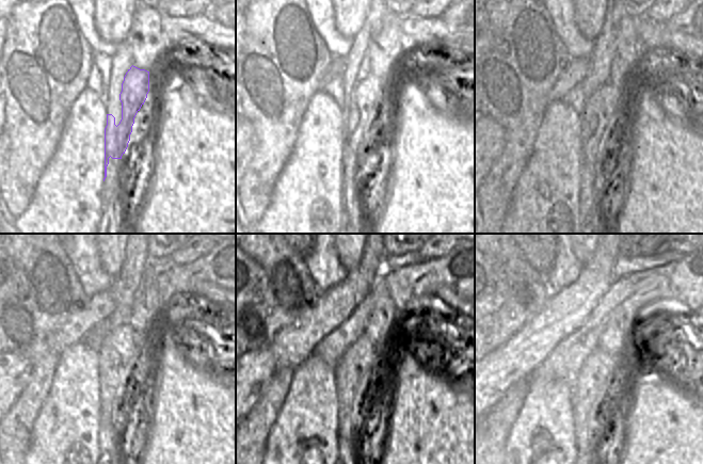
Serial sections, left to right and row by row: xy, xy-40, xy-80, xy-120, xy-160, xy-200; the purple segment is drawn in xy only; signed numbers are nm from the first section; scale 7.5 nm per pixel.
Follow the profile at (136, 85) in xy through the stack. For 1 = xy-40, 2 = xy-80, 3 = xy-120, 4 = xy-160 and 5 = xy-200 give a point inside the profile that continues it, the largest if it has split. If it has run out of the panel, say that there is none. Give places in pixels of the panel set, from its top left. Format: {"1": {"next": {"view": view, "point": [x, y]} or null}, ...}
{"1": {"next": {"view": "xy-40", "point": [371, 93]}}, "2": {"next": {"view": "xy-80", "point": [600, 111]}}, "3": {"next": {"view": "xy-120", "point": [117, 357]}}, "4": {"next": {"view": "xy-160", "point": [353, 371]}}, "5": {"next": {"view": "xy-200", "point": [591, 387]}}}

